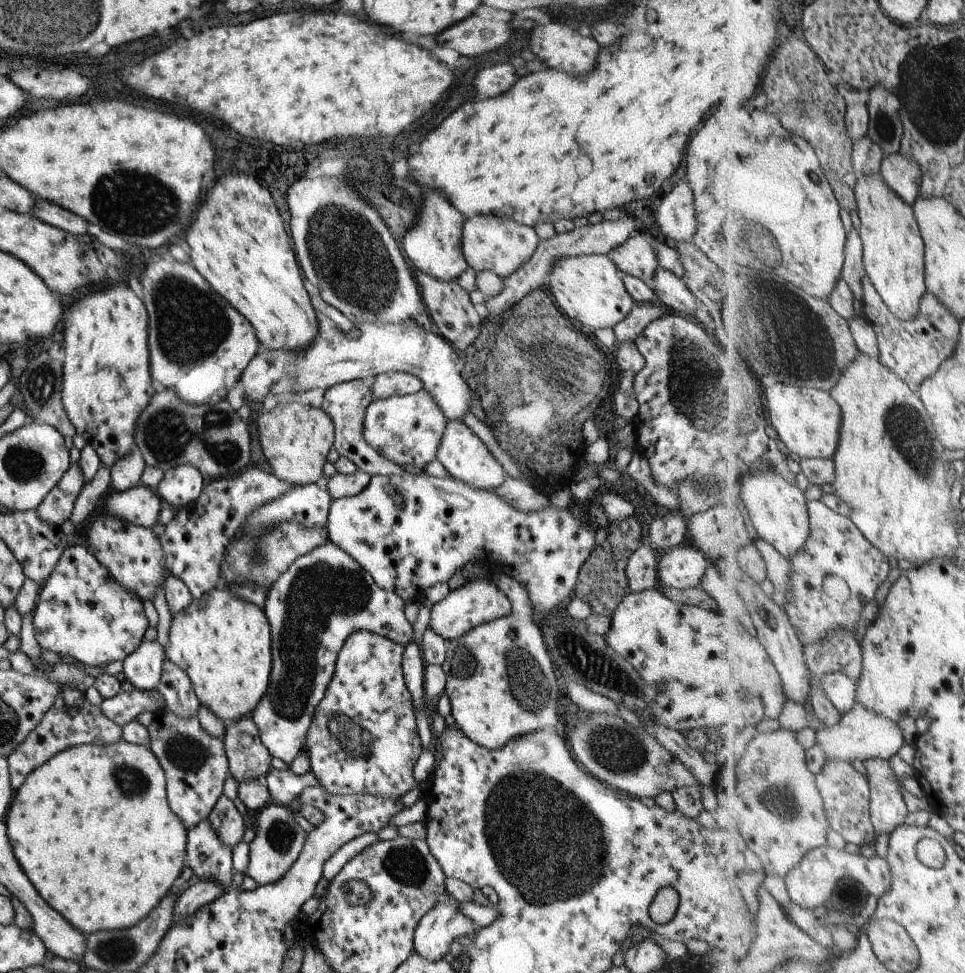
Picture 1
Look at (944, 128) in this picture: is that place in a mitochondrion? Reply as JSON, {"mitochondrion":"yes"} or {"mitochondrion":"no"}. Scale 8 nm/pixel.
{"mitochondrion":"yes"}

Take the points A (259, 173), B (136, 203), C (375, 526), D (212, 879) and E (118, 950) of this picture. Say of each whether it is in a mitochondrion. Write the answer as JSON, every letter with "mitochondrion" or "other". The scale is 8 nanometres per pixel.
{"A":"other","B":"mitochondrion","C":"other","D":"other","E":"mitochondrion"}

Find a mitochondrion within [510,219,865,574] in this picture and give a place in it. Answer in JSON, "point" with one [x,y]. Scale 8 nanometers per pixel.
{"point":[795,337]}

